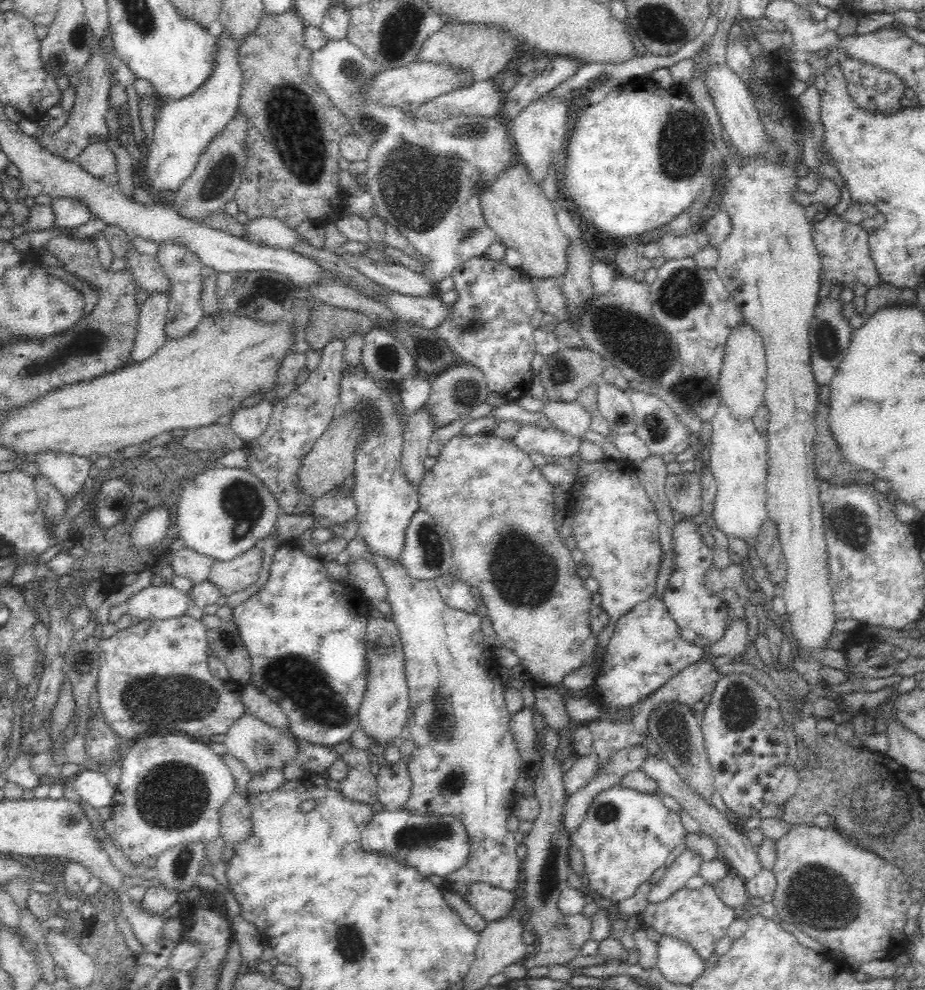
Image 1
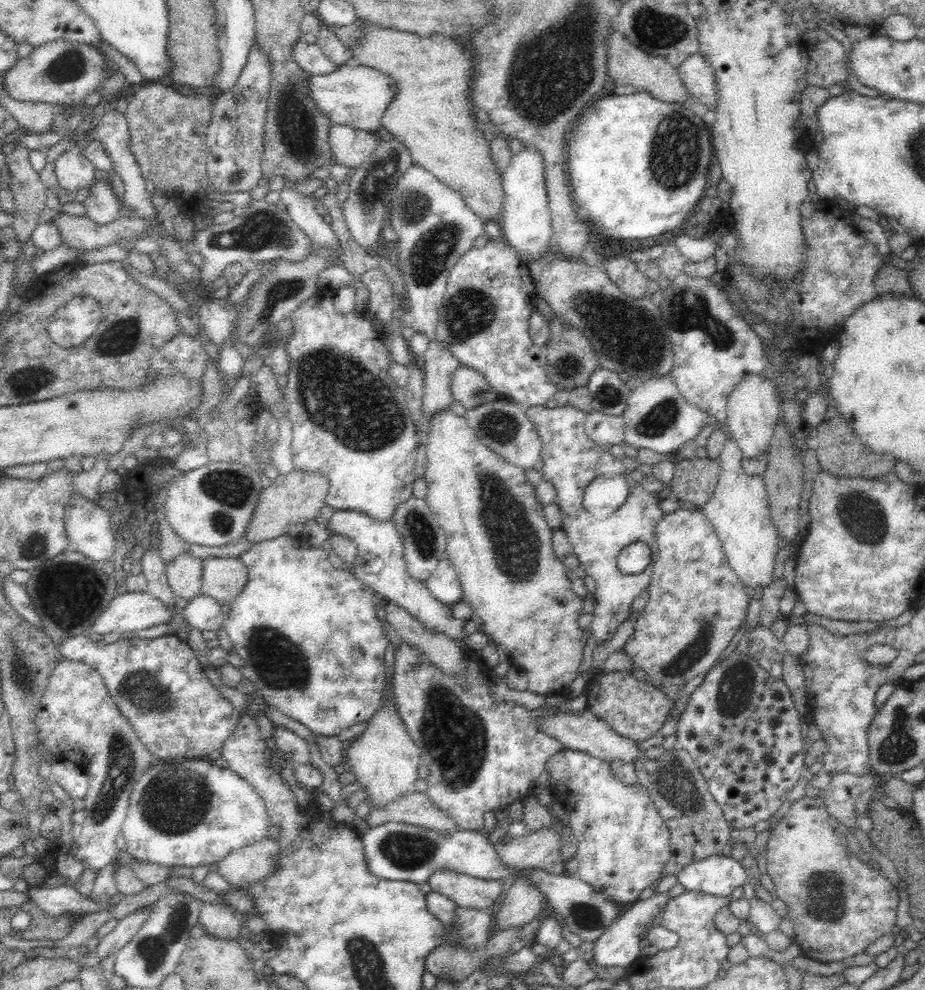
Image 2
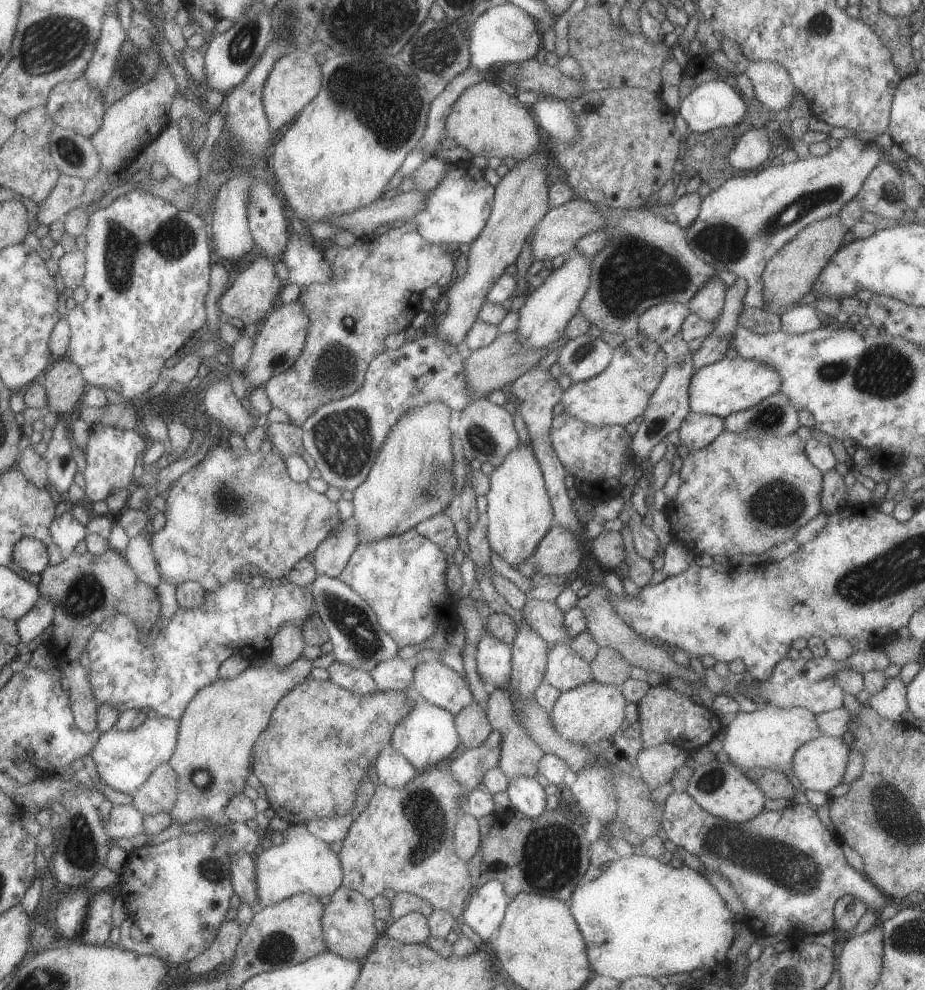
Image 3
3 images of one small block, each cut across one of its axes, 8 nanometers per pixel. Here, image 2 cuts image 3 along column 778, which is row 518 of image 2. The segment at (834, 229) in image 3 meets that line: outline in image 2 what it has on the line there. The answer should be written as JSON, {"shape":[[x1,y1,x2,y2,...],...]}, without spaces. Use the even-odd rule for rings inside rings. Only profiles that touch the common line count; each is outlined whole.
{"shape":[[294,469,287,475,276,477,266,483,260,492,258,502,254,506,254,512,250,516,250,522,246,524,246,532,242,534,242,539,254,544,286,535,289,527,315,518,325,505,327,492,328,479,326,479,326,475]]}

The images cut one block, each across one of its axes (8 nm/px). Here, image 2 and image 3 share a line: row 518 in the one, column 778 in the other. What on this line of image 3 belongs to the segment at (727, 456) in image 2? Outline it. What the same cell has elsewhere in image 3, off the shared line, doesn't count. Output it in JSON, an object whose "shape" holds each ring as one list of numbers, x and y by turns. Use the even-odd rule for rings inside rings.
{"shape":[[774,706,756,708,750,713,737,713,729,717,724,730,722,750,739,769,763,767,785,774,791,772,794,752,807,741,820,737,816,714,797,707,780,709]]}

